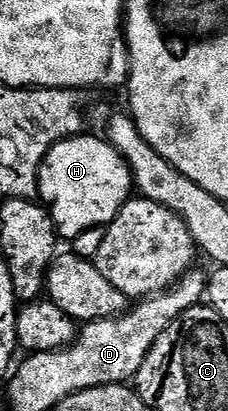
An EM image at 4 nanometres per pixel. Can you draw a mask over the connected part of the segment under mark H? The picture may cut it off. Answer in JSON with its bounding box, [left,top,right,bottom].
[38,132,135,240]

